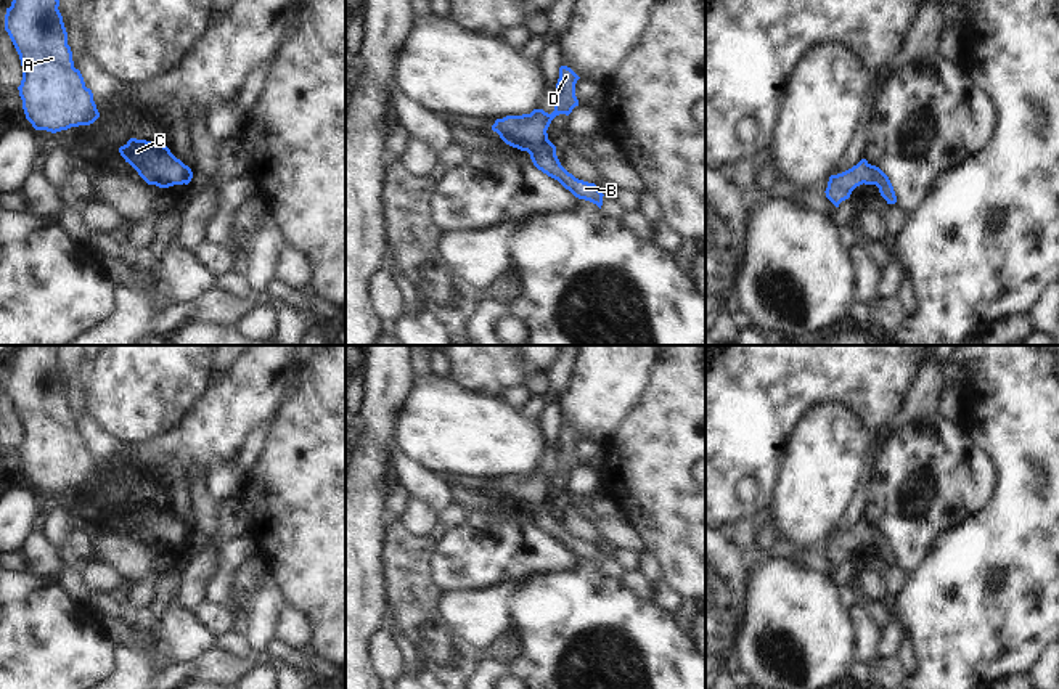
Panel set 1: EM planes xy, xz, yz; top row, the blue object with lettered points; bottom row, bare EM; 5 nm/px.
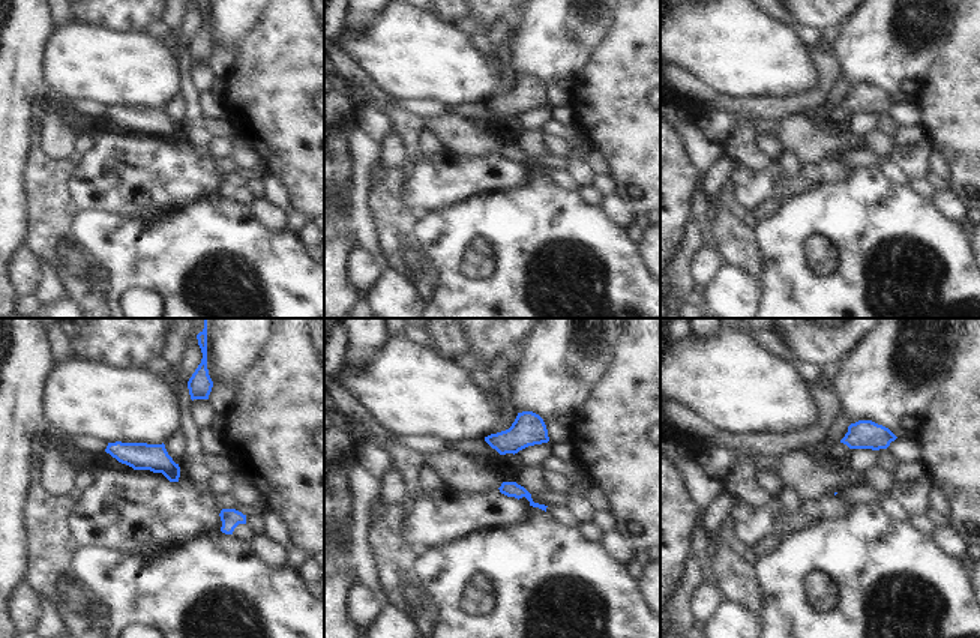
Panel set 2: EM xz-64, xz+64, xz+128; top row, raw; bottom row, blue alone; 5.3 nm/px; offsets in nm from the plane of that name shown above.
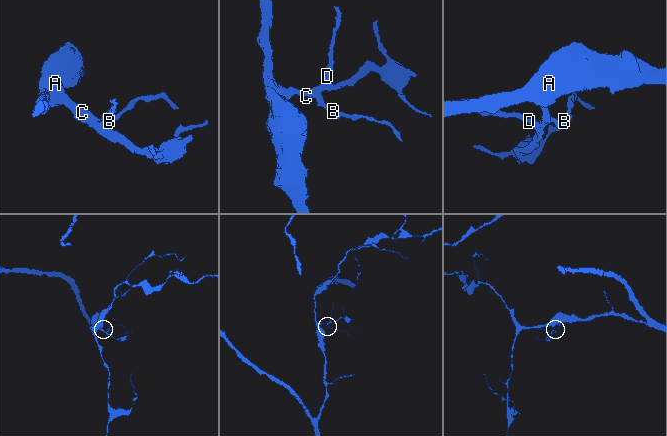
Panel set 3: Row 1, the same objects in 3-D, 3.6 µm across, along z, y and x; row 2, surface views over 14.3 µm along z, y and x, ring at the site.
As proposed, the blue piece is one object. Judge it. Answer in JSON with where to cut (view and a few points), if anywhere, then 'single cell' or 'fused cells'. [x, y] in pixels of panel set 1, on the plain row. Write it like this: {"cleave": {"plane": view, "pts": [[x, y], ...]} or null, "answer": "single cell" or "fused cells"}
{"cleave": null, "answer": "single cell"}

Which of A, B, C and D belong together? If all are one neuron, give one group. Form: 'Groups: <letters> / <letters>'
Groups: A B C D.

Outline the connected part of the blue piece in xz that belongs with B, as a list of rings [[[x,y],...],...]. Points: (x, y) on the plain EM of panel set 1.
[[[561,426],[556,443],[554,471],[551,474],[543,469],[534,469],[530,474],[506,475],[497,479],[492,490],[497,491],[506,504],[527,511],[538,530],[558,540],[575,557],[590,561],[601,569],[604,554],[595,543],[575,538],[561,525],[556,516],[556,506],[548,499],[546,493],[556,475],[569,475],[572,469],[579,466],[575,456],[575,443],[579,438],[570,427]]]

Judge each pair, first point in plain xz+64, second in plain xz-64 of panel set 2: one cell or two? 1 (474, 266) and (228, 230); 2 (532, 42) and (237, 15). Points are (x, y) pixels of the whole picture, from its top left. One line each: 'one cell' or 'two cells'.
1: one cell
2: one cell

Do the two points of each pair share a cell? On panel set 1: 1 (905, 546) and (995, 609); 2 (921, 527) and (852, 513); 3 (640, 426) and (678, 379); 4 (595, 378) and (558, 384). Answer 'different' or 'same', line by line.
1: different
2: different
3: same
4: different

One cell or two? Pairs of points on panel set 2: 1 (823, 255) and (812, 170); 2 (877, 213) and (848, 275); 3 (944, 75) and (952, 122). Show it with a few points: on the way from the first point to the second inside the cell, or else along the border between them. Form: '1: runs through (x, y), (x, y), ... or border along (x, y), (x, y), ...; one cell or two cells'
1: border along (847, 176), (811, 186), (782, 203); two cells
2: runs through (877, 228), (877, 237), (862, 252), (860, 260); one cell
3: runs through (952, 87), (952, 110); one cell

